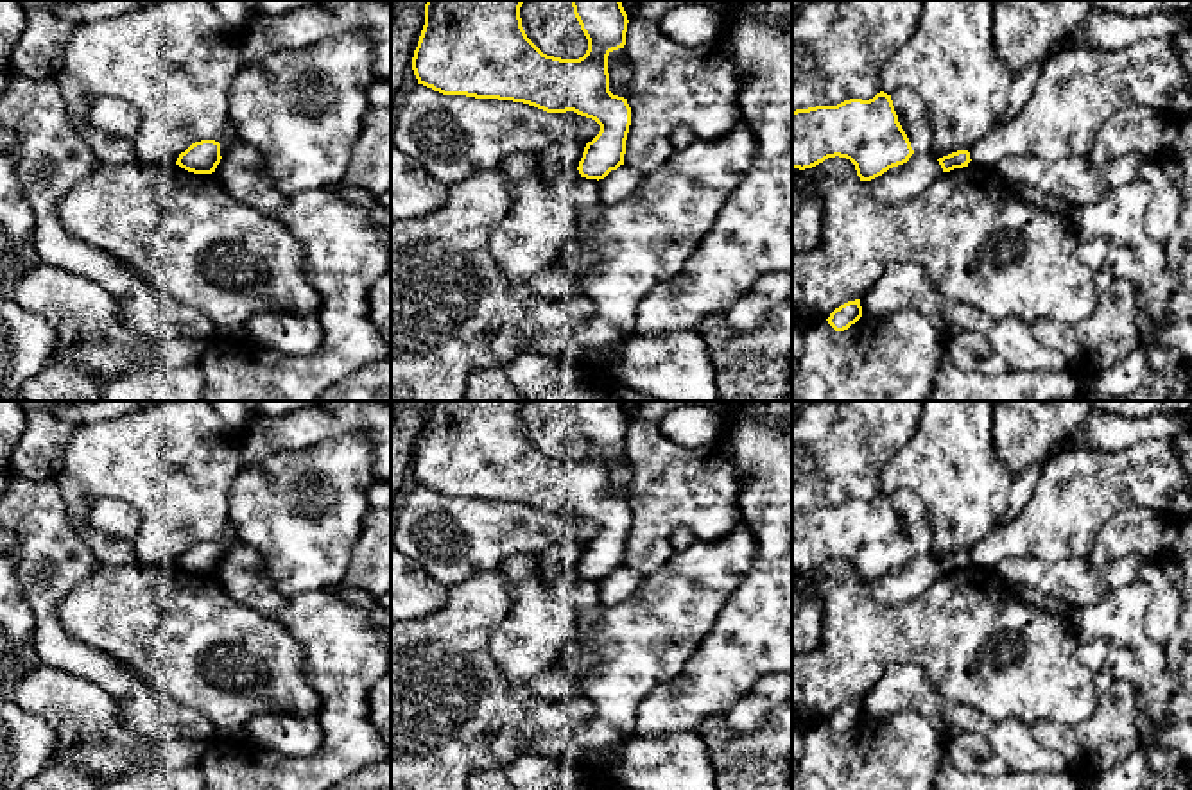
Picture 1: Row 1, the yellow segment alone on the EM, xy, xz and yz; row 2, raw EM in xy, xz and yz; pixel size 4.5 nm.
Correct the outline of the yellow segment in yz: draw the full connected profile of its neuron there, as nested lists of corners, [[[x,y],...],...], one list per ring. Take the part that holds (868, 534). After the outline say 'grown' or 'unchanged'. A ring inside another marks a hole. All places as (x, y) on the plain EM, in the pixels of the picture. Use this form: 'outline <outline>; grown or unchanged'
outline [[[884,493],[869,502],[792,512],[792,570],[812,570],[839,557],[855,566],[860,582],[871,582],[912,555],[891,496]]]; unchanged

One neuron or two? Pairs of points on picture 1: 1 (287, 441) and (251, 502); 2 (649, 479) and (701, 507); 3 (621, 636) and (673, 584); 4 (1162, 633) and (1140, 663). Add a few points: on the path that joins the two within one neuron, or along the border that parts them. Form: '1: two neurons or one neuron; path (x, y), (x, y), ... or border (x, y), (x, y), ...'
1: two neurons; border (321, 443), (282, 452), (259, 466), (241, 470)
2: one neuron; path (662, 480), (673, 488), (682, 488), (689, 495)
3: one neuron; path (633, 626), (662, 597)
4: two neurons; border (1149, 602), (1146, 633), (1162, 645)

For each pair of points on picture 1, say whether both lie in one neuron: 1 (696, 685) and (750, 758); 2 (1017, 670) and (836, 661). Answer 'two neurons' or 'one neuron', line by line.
1: two neurons
2: one neuron

